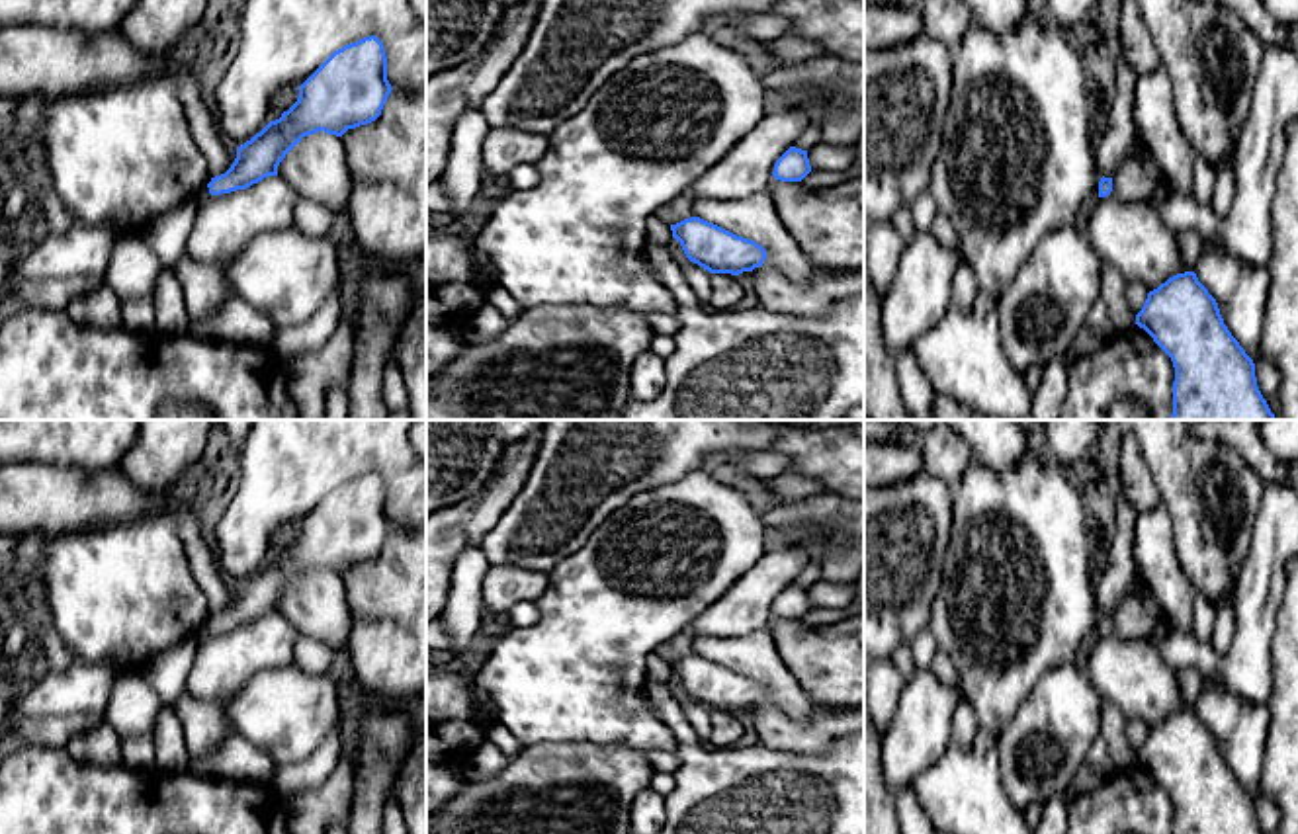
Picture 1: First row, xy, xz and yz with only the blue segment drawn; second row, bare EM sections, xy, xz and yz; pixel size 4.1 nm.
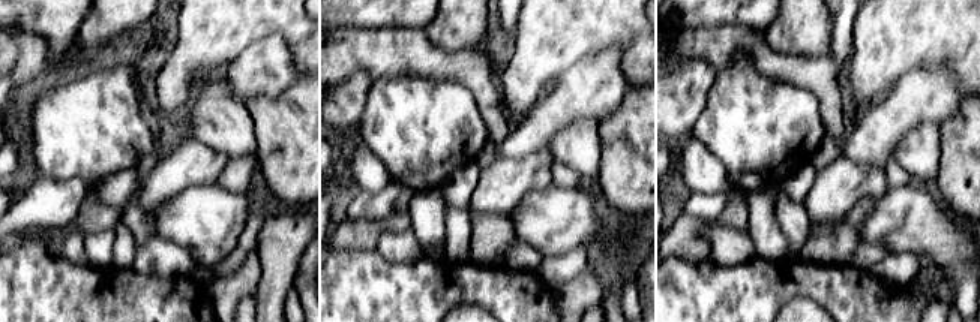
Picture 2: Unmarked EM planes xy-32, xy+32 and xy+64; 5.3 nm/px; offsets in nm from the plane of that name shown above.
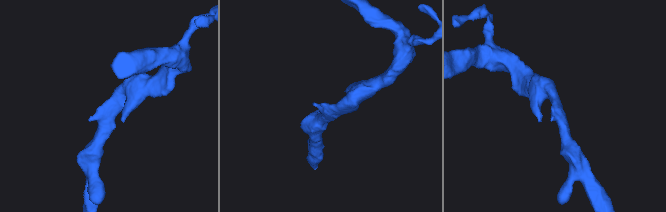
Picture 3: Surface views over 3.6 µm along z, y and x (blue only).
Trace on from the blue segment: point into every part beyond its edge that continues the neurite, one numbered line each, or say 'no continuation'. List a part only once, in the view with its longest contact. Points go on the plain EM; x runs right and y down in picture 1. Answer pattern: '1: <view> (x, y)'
no continuation

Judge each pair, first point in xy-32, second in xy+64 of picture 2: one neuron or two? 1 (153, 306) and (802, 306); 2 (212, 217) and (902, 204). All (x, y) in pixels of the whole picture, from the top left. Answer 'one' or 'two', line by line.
1: two
2: one

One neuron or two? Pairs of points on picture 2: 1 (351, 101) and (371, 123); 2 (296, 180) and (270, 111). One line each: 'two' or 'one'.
1: two
2: one

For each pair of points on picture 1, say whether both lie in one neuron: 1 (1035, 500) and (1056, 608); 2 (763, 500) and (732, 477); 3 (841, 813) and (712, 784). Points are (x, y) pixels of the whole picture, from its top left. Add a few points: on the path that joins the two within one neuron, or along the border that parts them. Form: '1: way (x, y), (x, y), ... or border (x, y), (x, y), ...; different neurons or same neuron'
1: way (1035, 528), (1038, 555), (1046, 563), (1052, 581); same neuron
2: way (755, 493), (739, 479); same neuron
3: way (810, 813), (743, 811); same neuron

